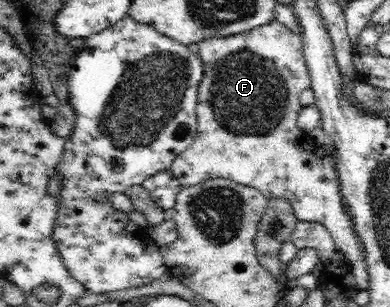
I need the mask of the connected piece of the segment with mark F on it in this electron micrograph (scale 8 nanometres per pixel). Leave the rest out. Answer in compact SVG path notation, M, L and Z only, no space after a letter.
M275 19L236 35L203 39L197 44L197 54L204 64L196 107L197 133L192 145L180 155L176 155L172 161L170 170L174 177L180 185L186 187L198 185L208 179L231 179L236 183L255 187L269 199L286 198L300 221L321 224L331 233L336 247L343 252L345 259L353 267L356 287L366 290L368 272L365 251L341 194L336 159L328 152L326 157L324 153L320 153L322 158L318 158L318 153L314 153L314 165L304 165L310 161L300 142L307 133L297 126L297 118L302 108L299 104L300 93L311 87L311 79L302 52L301 37Z

